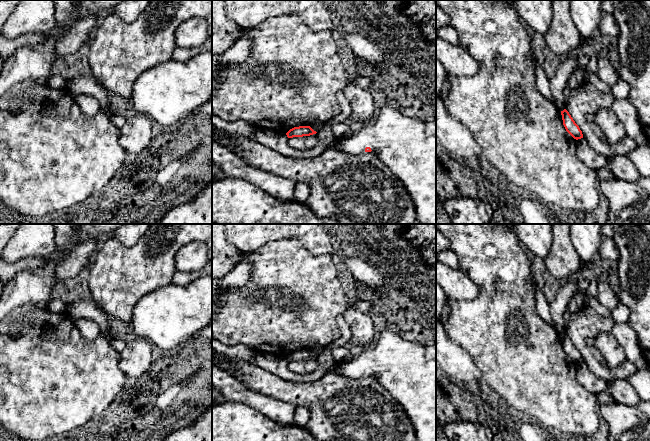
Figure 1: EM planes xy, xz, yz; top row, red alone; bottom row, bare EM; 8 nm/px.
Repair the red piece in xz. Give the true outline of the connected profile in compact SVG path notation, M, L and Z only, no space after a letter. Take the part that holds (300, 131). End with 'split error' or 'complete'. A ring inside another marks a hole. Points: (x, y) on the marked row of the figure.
M299 126L299 127L294 127L290 129L286 133L286 135L288 138L293 138L293 137L310 136L316 133L317 132L314 131L310 126Z; complete

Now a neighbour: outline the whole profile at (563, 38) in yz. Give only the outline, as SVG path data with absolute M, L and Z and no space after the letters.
M551 0L553 18L545 35L551 51L563 58L592 50L592 40L585 40L575 26L570 13L571 0Z

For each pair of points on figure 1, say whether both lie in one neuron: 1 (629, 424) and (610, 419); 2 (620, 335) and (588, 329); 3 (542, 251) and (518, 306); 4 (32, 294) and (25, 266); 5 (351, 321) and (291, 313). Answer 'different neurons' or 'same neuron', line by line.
1: same neuron
2: different neurons
3: different neurons
4: different neurons
5: different neurons

